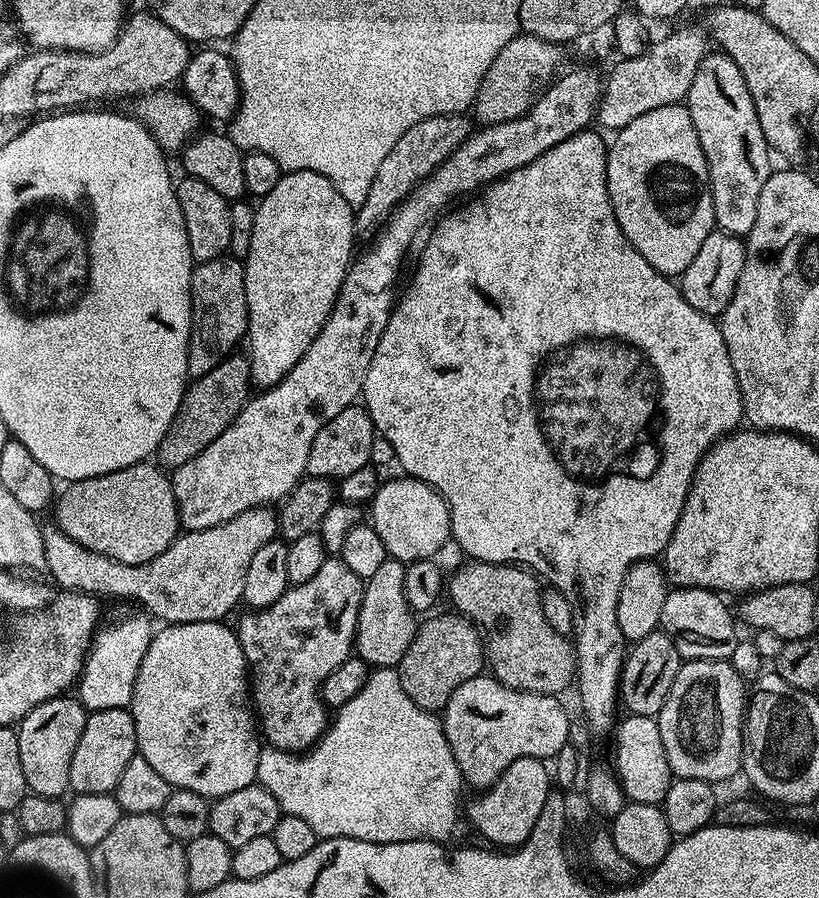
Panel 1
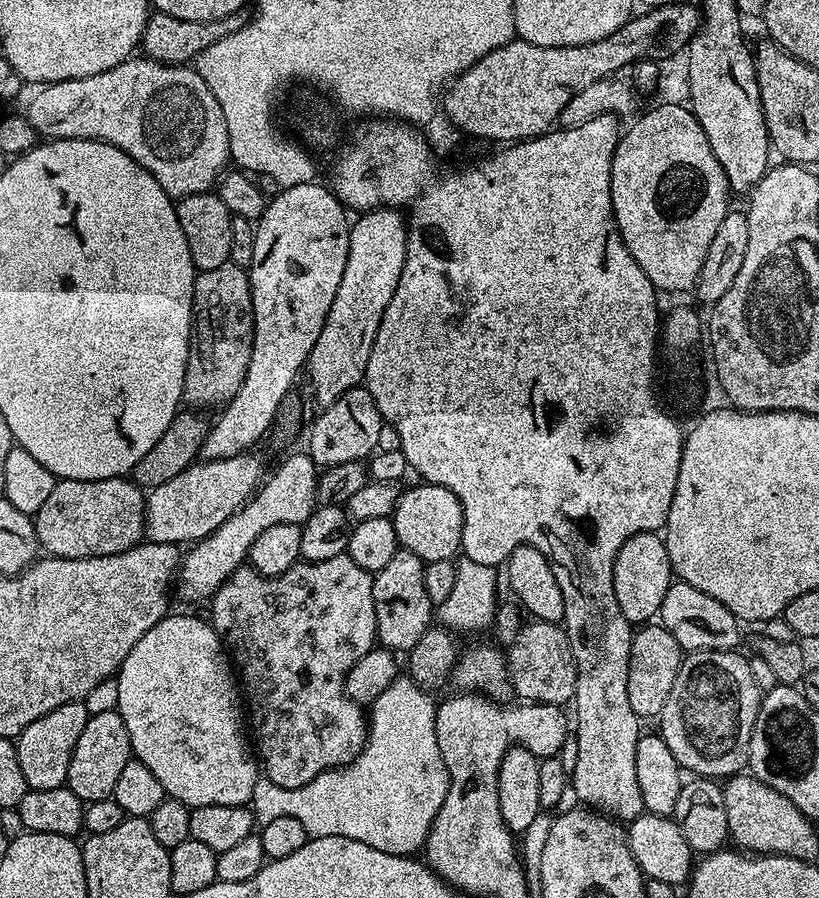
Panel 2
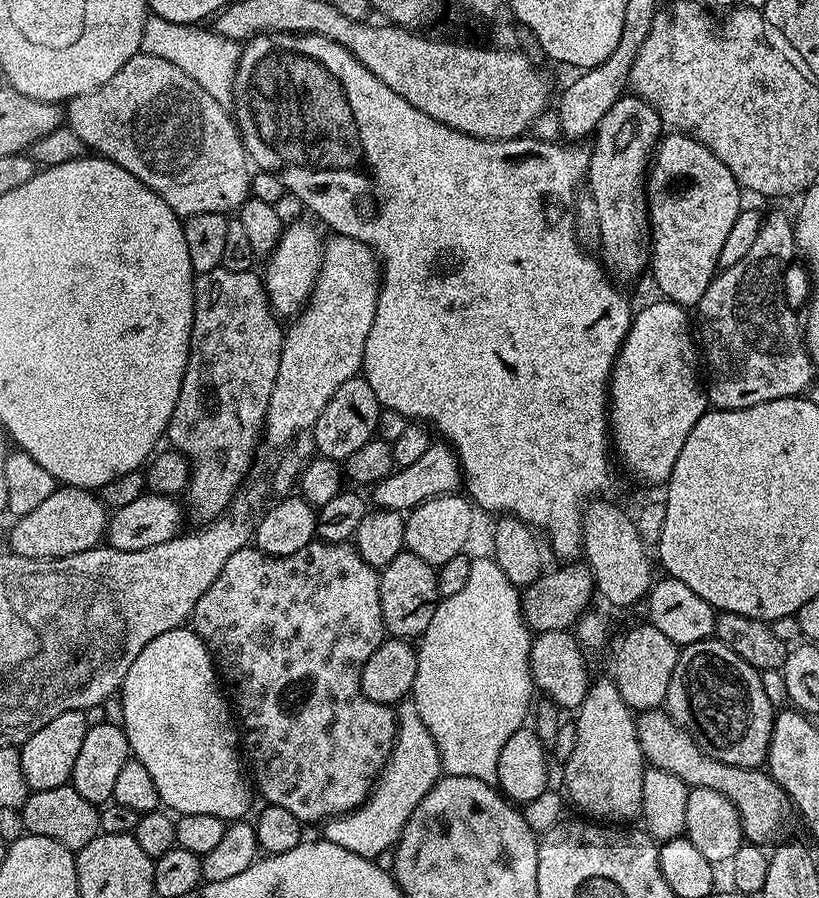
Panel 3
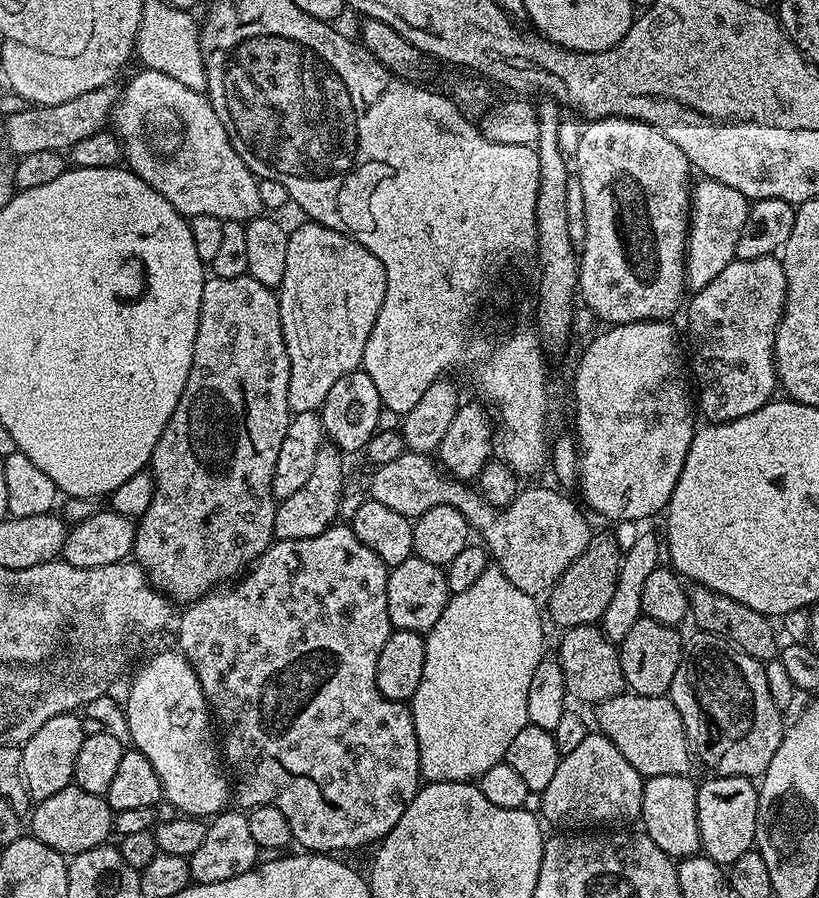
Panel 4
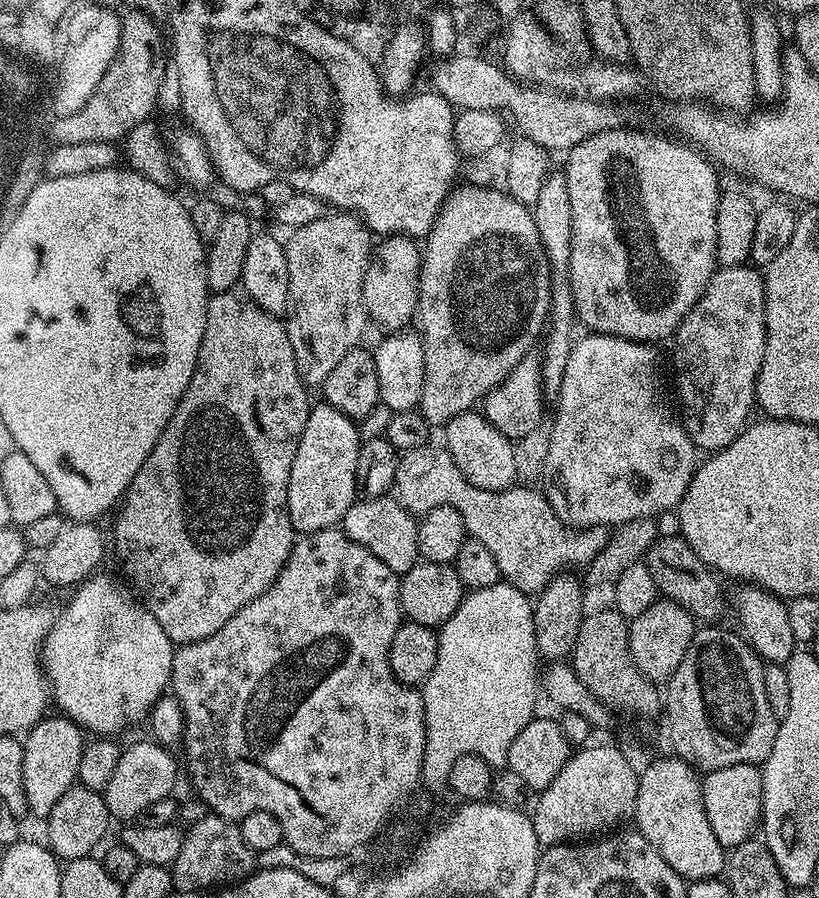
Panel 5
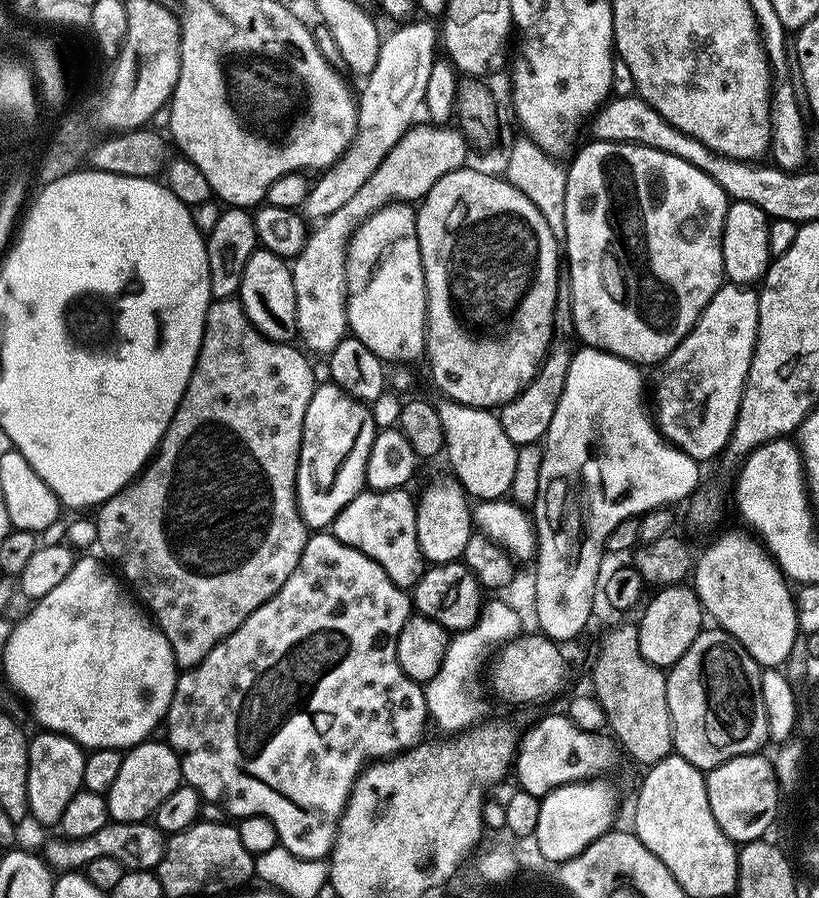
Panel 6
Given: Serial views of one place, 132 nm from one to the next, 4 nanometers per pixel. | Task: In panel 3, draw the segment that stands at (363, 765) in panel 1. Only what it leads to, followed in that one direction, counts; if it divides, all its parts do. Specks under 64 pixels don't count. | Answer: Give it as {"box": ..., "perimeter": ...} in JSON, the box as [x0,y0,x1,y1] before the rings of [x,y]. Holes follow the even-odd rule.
{"box":[322,699,442,860],"perimeter":[[[412,699],[400,701],[395,713],[396,747],[393,748],[386,766],[380,771],[380,777],[377,778],[371,794],[359,808],[347,812],[345,816],[333,816],[322,824],[323,839],[367,860],[376,860],[383,852],[391,853],[395,849],[406,822],[410,822],[410,814],[418,810],[418,802],[422,802],[422,798],[430,794],[442,775],[438,746],[422,722]]]}

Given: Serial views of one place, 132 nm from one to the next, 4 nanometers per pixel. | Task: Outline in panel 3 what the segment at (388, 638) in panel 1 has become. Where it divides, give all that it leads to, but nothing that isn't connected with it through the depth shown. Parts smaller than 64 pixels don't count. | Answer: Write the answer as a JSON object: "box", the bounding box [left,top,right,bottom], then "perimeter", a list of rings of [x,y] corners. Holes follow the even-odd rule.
{"box":[380,550,442,638],"perimeter":[[[407,550],[398,554],[380,572],[380,601],[385,629],[396,638],[420,638],[430,624],[442,597],[436,581],[436,568],[422,562],[418,554]]]}

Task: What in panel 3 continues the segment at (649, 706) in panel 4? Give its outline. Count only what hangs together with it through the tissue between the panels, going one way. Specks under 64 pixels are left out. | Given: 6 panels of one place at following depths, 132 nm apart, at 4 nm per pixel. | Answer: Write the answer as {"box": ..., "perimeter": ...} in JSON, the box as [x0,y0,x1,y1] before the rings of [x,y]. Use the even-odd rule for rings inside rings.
{"box":[636,710,794,846],"perimeter":[[[664,710],[641,711],[636,722],[636,733],[644,759],[651,767],[674,774],[674,778],[687,784],[689,789],[718,790],[718,794],[730,798],[740,815],[747,843],[767,846],[785,839],[784,831],[788,828],[788,819],[794,816],[794,809],[782,786],[778,786],[767,771],[730,766],[726,762],[718,762],[718,758],[710,758],[710,754],[701,750],[688,731],[673,722]]]}

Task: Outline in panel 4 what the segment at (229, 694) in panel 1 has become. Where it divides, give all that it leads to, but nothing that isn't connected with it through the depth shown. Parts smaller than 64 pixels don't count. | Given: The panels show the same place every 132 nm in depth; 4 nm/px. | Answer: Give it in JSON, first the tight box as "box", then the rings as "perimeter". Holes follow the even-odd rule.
{"box":[128,650,230,818],"perimeter":[[[173,650],[150,657],[133,678],[132,689],[128,692],[128,736],[130,744],[132,739],[131,747],[146,754],[150,766],[154,766],[154,774],[158,774],[158,782],[164,791],[163,799],[169,800],[177,813],[211,818],[229,807],[230,780],[222,763],[218,736],[214,731],[214,717],[202,694],[198,674],[194,674],[183,652]]]}

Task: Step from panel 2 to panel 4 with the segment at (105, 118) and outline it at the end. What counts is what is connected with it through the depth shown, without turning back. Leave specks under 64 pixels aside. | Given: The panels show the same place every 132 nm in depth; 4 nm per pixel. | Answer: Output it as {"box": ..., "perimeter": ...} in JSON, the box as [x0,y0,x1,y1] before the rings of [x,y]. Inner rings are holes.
{"box":[110,68,265,222],"perimeter":[[[144,68],[139,71],[129,78],[124,92],[122,88],[110,117],[130,171],[142,178],[146,186],[158,190],[158,194],[162,194],[162,198],[166,198],[166,202],[170,202],[170,206],[185,218],[210,214],[222,221],[247,222],[261,215],[265,209],[258,194],[258,178],[248,169],[246,162],[238,158],[226,134],[226,126],[218,122],[218,114],[214,114],[214,106],[207,95],[190,90],[190,86],[182,86],[182,82],[169,78],[167,74],[158,74],[158,70]]]}

